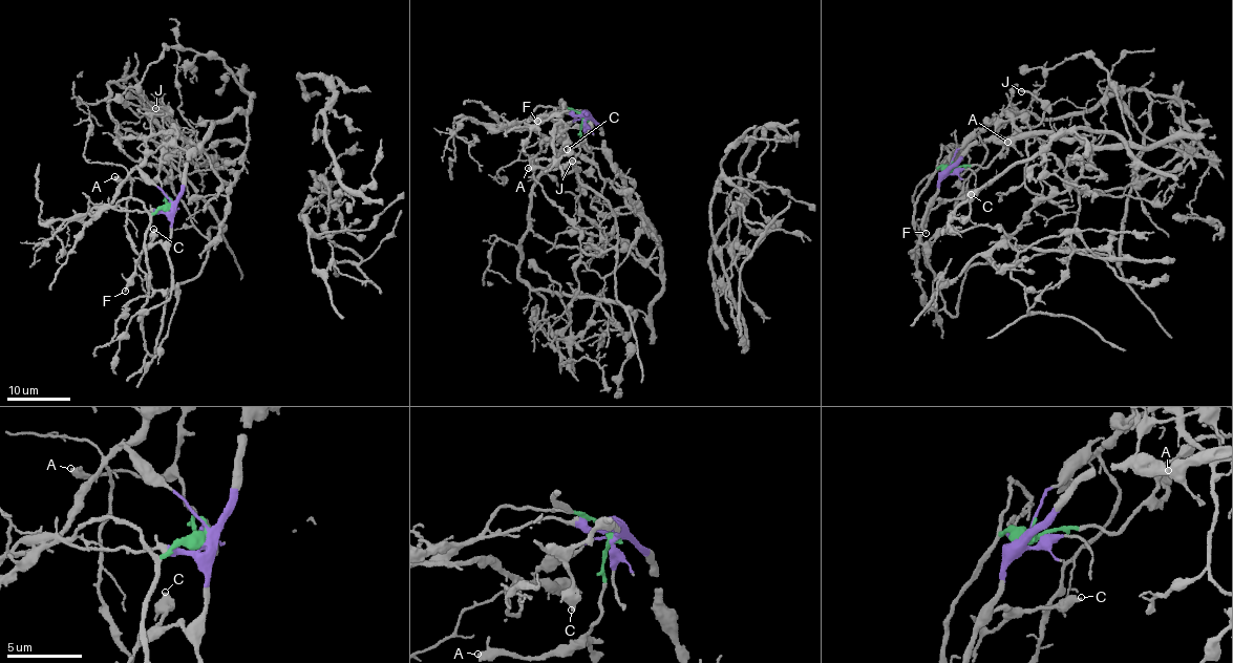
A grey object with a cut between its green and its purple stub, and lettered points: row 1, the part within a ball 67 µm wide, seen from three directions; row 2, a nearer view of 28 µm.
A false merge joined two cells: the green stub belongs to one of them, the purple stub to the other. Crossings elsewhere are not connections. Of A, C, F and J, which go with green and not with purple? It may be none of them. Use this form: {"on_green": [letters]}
{"on_green": ["A", "J"]}

